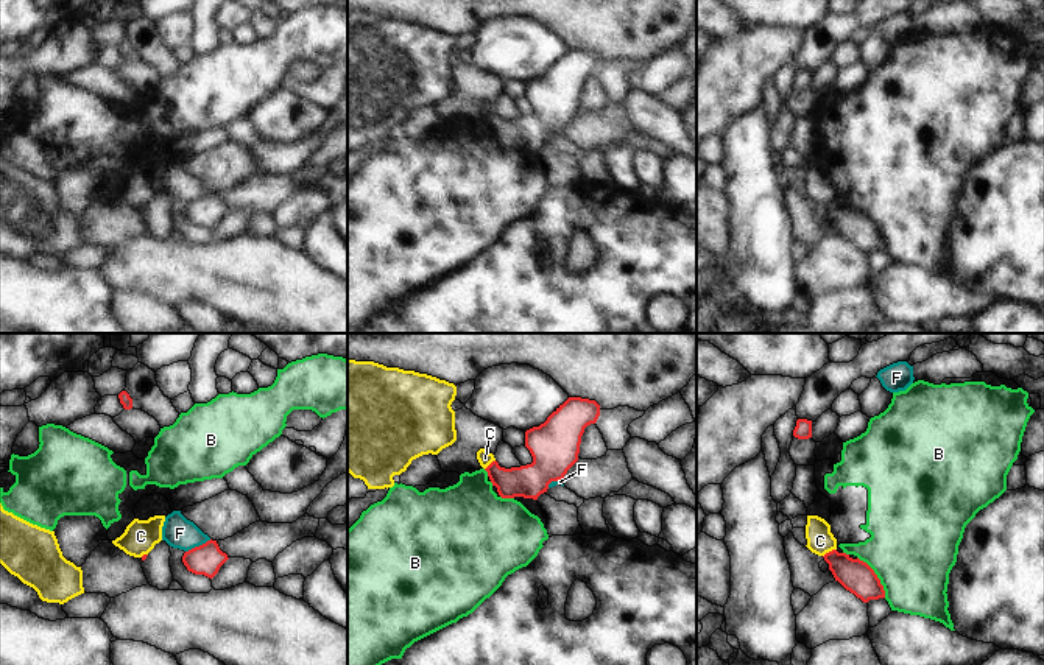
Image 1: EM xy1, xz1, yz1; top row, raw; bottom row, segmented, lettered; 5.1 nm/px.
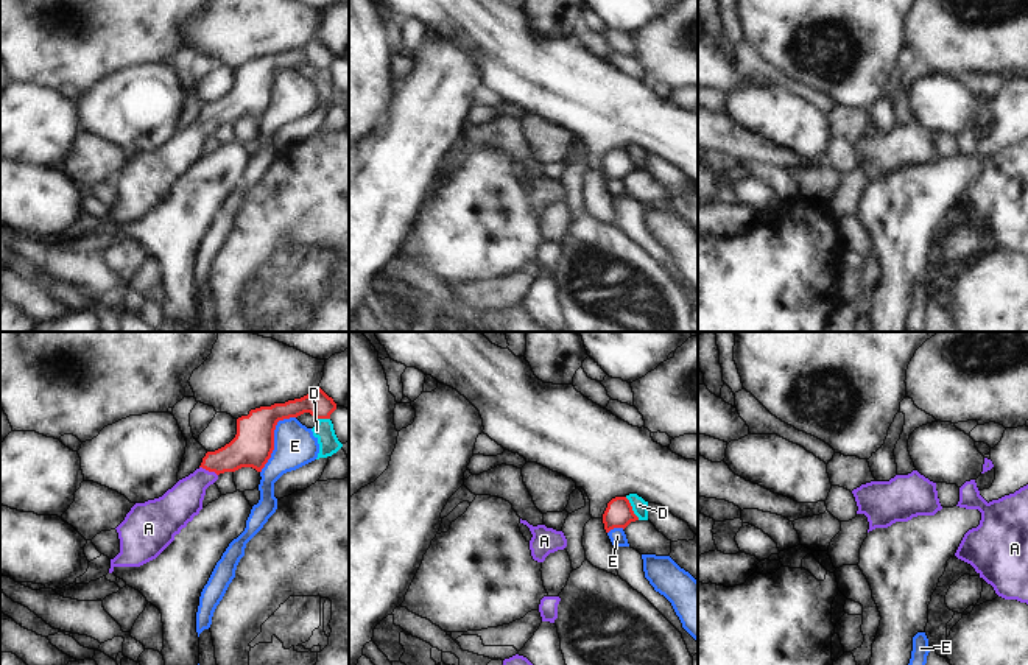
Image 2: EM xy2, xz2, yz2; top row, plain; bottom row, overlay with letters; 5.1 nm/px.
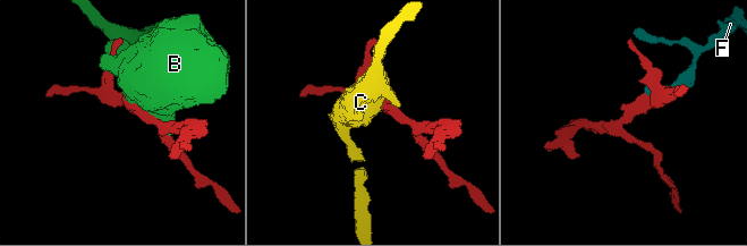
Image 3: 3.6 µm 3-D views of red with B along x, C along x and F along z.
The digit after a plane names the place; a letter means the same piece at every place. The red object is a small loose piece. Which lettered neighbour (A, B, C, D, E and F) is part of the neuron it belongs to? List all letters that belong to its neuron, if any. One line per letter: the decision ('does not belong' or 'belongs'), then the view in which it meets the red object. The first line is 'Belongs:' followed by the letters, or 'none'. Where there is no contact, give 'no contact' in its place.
Belongs: A
A: belongs; meets red in xy2
B: does not belong; meets red in yz1
C: does not belong; meets red in yz1
D: does not belong; meets red in xz2
E: does not belong; meets red in xy2
F: does not belong; meets red in xy1

